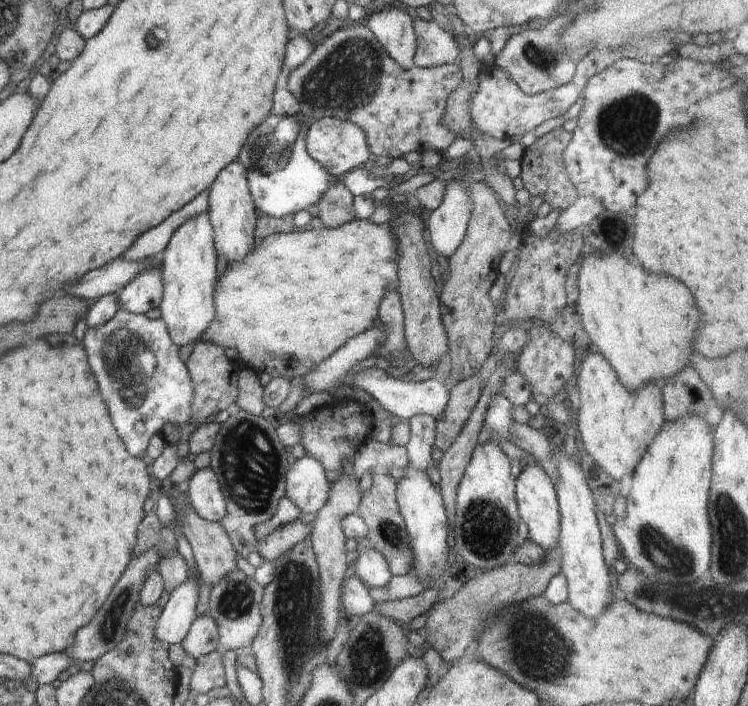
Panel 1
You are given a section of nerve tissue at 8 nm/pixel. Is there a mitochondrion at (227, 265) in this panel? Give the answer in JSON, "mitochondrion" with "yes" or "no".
{"mitochondrion":"no"}

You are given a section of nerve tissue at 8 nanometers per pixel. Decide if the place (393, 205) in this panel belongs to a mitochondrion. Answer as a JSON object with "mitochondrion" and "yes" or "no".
{"mitochondrion":"no"}

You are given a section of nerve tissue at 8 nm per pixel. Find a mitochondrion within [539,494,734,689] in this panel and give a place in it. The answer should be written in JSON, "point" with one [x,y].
{"point":[661,553]}

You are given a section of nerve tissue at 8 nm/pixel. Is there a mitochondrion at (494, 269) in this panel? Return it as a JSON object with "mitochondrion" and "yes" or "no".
{"mitochondrion":"no"}

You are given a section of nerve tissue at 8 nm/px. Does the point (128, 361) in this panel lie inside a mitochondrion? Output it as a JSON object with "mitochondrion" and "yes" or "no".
{"mitochondrion":"yes"}

